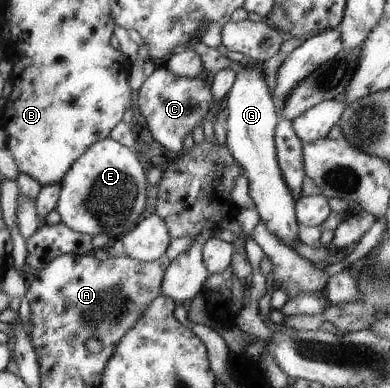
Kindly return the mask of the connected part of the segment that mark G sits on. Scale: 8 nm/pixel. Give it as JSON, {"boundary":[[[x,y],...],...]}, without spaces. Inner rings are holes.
{"boundary":[[[241,68],[236,72],[235,82],[225,98],[228,112],[226,122],[226,145],[234,159],[244,170],[249,181],[249,196],[253,198],[260,221],[267,226],[293,252],[300,245],[299,228],[296,219],[296,203],[289,186],[285,184],[276,157],[274,130],[280,121],[277,106],[273,104],[265,74],[255,68]]]}

